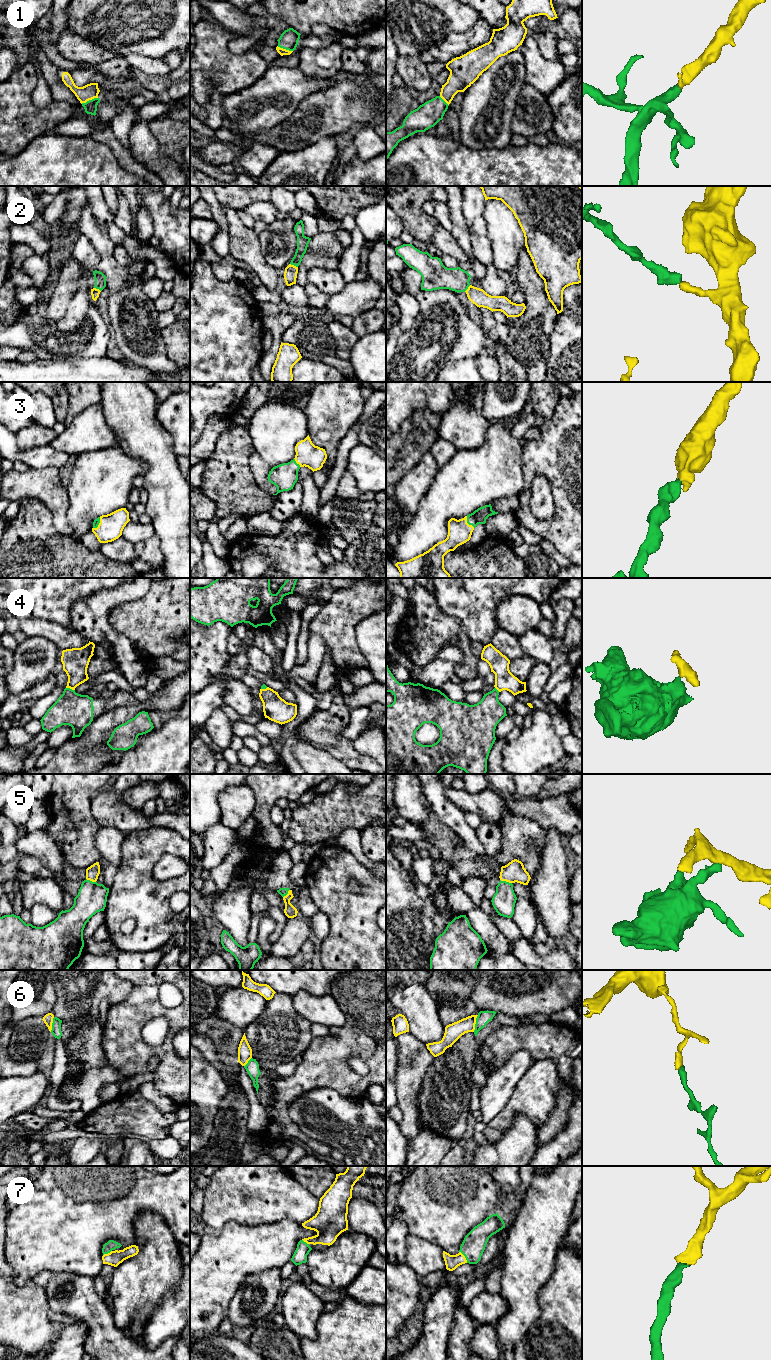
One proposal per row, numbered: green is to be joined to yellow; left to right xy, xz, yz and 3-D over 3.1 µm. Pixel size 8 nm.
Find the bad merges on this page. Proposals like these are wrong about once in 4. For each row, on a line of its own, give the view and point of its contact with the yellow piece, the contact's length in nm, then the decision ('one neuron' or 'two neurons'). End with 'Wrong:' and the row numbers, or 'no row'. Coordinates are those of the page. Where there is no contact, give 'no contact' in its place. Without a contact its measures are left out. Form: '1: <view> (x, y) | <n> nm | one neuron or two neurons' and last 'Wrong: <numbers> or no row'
1: xy (89, 99) | 140 nm | one neuron
2: xz (293, 265) | 70 nm | one neuron
3: yz (467, 523) | 120 nm | one neuron
4: xy (70, 688) | 80 nm | two neurons
5: yz (506, 881) | 100 nm | one neuron
6: yz (475, 1023) | 140 nm | two neurons
7: yz (464, 1257) | 120 nm | one neuron
Wrong: 4, 6

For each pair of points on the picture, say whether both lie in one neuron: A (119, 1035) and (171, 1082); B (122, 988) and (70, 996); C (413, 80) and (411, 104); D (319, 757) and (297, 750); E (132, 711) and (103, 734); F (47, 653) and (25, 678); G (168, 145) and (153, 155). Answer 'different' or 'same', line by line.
A: same
B: same
C: different
D: same
E: same
F: same
G: different

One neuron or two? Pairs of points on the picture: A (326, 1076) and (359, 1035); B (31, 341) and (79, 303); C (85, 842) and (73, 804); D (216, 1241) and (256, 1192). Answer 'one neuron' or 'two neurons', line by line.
A: one neuron
B: one neuron
C: one neuron
D: two neurons

